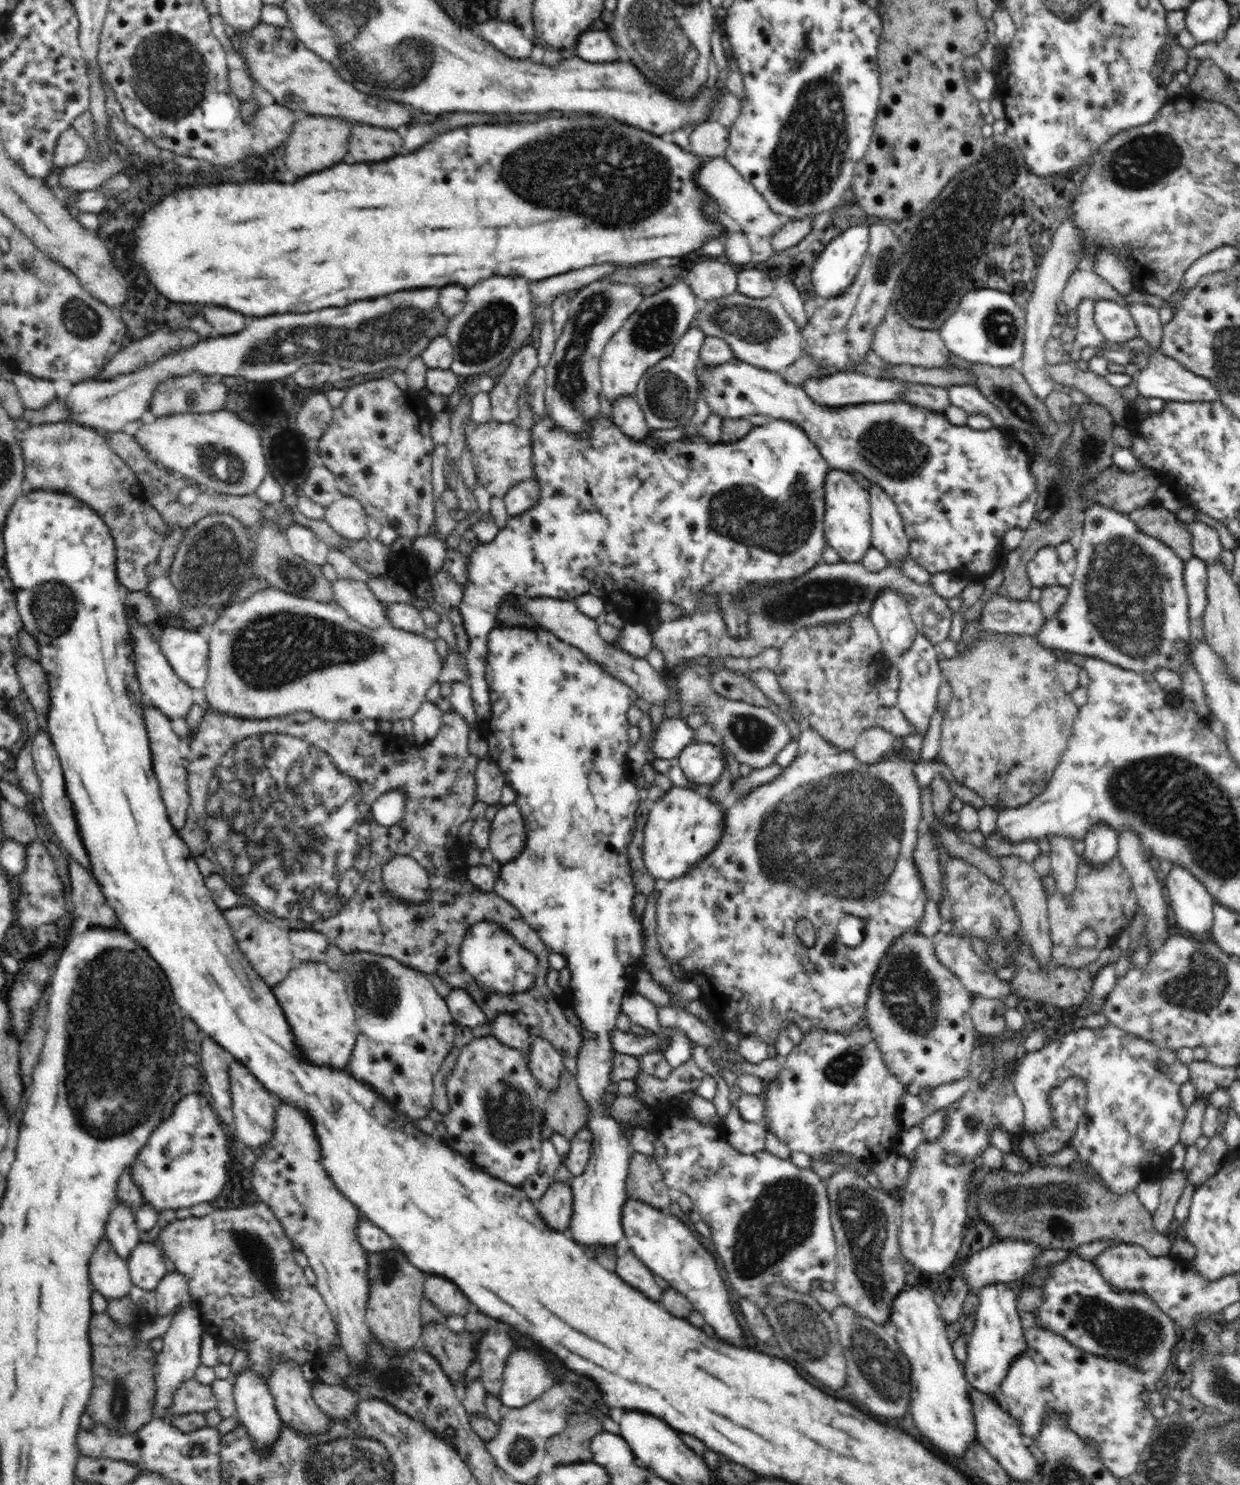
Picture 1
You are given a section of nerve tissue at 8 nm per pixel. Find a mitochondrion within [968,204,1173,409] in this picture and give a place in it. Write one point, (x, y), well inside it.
(999, 324)

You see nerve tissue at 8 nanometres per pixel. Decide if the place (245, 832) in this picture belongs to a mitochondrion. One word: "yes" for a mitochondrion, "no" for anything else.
yes

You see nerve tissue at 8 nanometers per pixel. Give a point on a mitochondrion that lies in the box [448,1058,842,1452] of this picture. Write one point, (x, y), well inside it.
(783, 1218)

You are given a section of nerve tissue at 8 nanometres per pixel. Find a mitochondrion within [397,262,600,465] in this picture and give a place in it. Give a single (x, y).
(490, 329)

